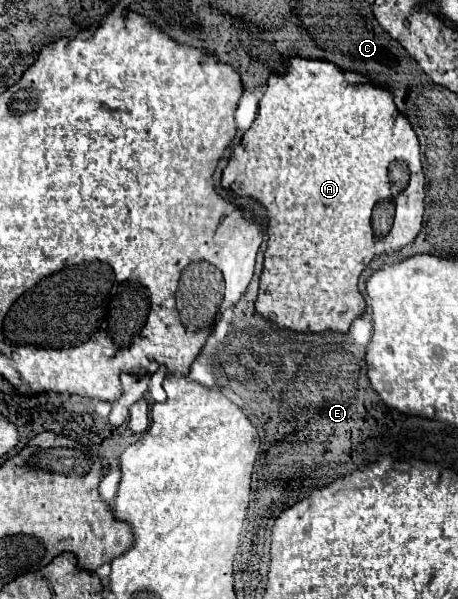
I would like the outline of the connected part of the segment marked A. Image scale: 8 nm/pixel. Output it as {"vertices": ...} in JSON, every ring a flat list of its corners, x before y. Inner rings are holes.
{"vertices":[[301,56,289,58,287,74,271,76,259,102,259,114,235,146,221,184,225,190,259,198,267,208,269,242,255,308,279,328,297,332,347,332,351,322,365,312,365,300,357,288,365,260,373,260,377,254,399,250,409,244,421,228,425,210,425,176,419,140,409,120,399,114,393,94,371,84,359,72,341,70,333,62],[393,160,409,162,411,182,399,194,393,228,387,236,375,240,371,210,379,198,391,192,389,164]]}

